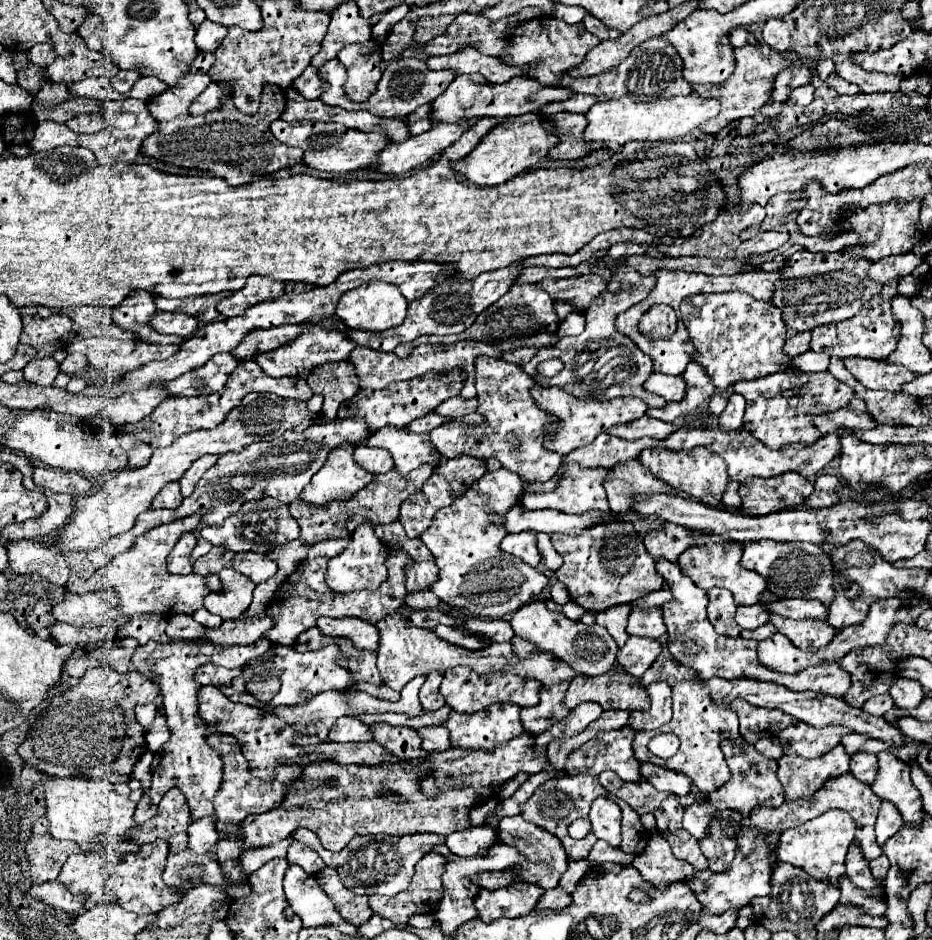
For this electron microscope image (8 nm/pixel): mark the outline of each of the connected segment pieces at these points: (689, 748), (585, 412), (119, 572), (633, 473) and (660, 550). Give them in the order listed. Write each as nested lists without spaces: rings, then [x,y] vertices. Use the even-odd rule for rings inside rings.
[[[695,680],[677,682],[673,686],[673,700],[679,700],[679,708],[673,706],[673,718],[669,724],[663,726],[663,732],[673,732],[679,736],[679,740],[681,740],[679,752],[669,760],[657,758],[655,754],[649,752],[647,744],[655,734],[659,734],[659,730],[639,730],[633,740],[635,758],[639,762],[653,762],[655,766],[681,772],[681,774],[689,776],[701,792],[709,794],[709,792],[717,790],[721,784],[725,784],[725,780],[729,780],[729,768],[725,764],[725,756],[719,746],[721,734],[723,732],[729,734],[729,738],[735,740],[737,744],[743,742],[743,738],[739,736],[739,730],[737,730],[737,714],[731,710],[731,706],[721,708],[721,706],[713,704],[713,700],[709,696],[709,688],[705,688],[703,684],[699,684]]]
[[[535,384],[531,388],[531,396],[535,398],[535,402],[539,404],[541,410],[549,412],[549,416],[553,416],[553,420],[559,422],[557,432],[553,436],[545,436],[545,448],[549,448],[549,452],[557,452],[561,456],[567,456],[575,448],[591,444],[601,432],[605,432],[613,424],[627,424],[627,422],[641,418],[647,410],[647,404],[633,396],[613,398],[613,400],[581,400],[557,386],[541,386],[541,384]]]
[[[193,514],[189,518],[181,518],[171,524],[153,528],[153,530],[145,532],[141,538],[137,538],[133,548],[115,556],[107,566],[99,568],[89,580],[81,580],[77,574],[73,574],[67,584],[67,590],[77,592],[77,594],[87,594],[87,592],[95,592],[101,588],[115,588],[121,598],[119,610],[123,614],[137,614],[137,612],[165,614],[169,610],[171,610],[171,614],[177,614],[177,612],[193,614],[195,610],[203,608],[203,600],[211,592],[205,584],[205,578],[197,576],[197,574],[173,576],[167,572],[165,560],[167,560],[169,552],[173,550],[173,546],[177,544],[179,536],[183,536],[185,532],[193,532],[195,528],[199,528],[199,524],[201,524],[201,516]]]
[[[629,460],[625,464],[615,464],[613,472],[605,478],[605,490],[609,498],[611,512],[629,516],[631,514],[631,496],[637,492],[651,494],[675,494],[675,490],[661,480],[657,480],[639,460]]]
[[[663,522],[657,528],[649,530],[643,538],[647,552],[657,558],[657,556],[665,556],[665,560],[669,562],[677,562],[679,554],[689,548],[691,542],[697,542],[699,538],[703,538],[701,534],[693,536],[689,528],[677,526],[677,524],[669,524]]]

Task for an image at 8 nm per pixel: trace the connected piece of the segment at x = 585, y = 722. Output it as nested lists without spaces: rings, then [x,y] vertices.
[[[583,702],[579,704],[565,720],[553,724],[553,728],[545,730],[543,734],[536,737],[537,748],[546,749],[551,740],[555,738],[567,738],[567,736],[575,736],[581,730],[585,730],[593,720],[597,720],[601,716],[601,706],[595,702]]]

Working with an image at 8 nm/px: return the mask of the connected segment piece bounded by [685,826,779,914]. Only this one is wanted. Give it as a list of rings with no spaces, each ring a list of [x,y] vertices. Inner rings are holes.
[[[743,826],[737,834],[735,858],[727,870],[721,874],[713,874],[711,870],[703,870],[703,872],[697,872],[697,876],[689,878],[685,884],[697,894],[705,912],[719,914],[719,912],[725,912],[729,908],[743,908],[755,896],[769,896],[771,874],[773,874],[773,868],[777,862],[779,862],[777,860],[777,848],[767,844],[767,834],[757,832],[757,828]]]

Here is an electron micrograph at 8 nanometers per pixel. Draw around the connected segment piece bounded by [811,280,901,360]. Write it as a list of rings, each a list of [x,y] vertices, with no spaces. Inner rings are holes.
[[[889,280],[889,284],[885,284],[881,288],[881,292],[877,296],[873,296],[873,300],[869,300],[869,304],[863,304],[863,308],[849,320],[837,322],[837,324],[823,324],[817,326],[811,334],[811,350],[813,352],[825,352],[829,356],[837,356],[837,358],[849,358],[849,356],[859,356],[859,358],[871,358],[871,360],[885,360],[897,346],[899,340],[899,330],[901,324],[897,324],[897,320],[893,318],[891,312],[891,300],[893,296],[897,296],[897,284],[899,280]]]

